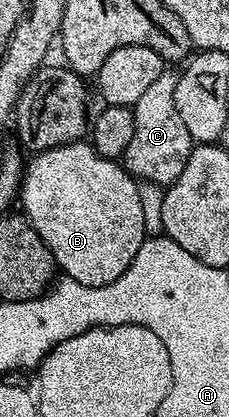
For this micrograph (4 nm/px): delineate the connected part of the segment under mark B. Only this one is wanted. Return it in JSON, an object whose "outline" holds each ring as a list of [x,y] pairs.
{"outline":[[[77,142],[67,144],[66,146],[58,146],[51,148],[45,152],[35,153],[31,157],[32,161],[27,161],[26,167],[22,172],[20,182],[20,190],[18,193],[18,204],[21,204],[23,215],[28,217],[28,223],[32,229],[42,238],[42,242],[46,242],[46,246],[50,250],[50,254],[56,260],[56,267],[67,279],[78,282],[82,286],[90,286],[97,288],[98,286],[106,286],[110,282],[114,282],[118,278],[122,278],[124,271],[130,266],[130,262],[134,262],[134,254],[138,254],[138,246],[142,246],[142,242],[146,239],[142,218],[142,205],[139,201],[140,184],[133,176],[124,169],[123,163],[115,160],[107,160],[102,154],[98,154],[98,150],[92,147],[88,142]]]}

